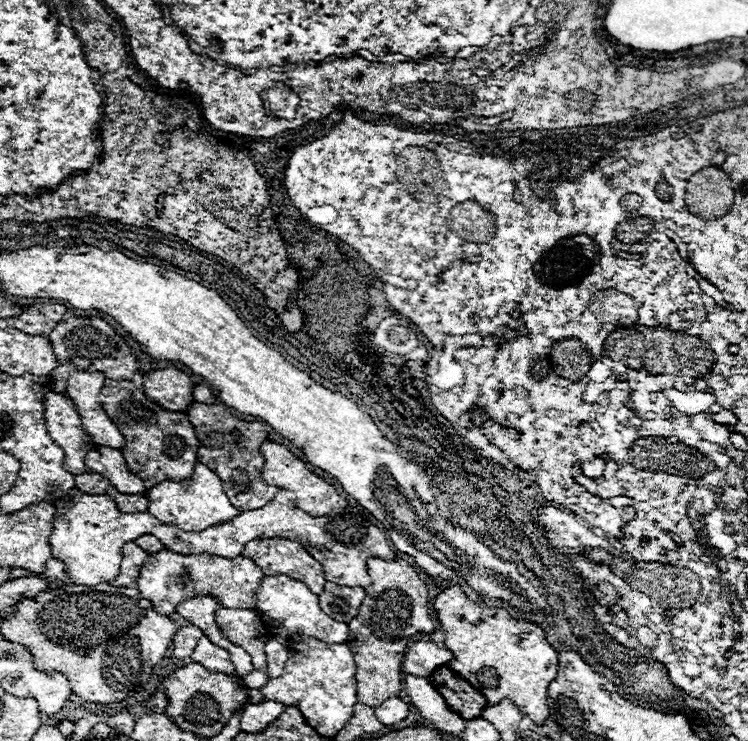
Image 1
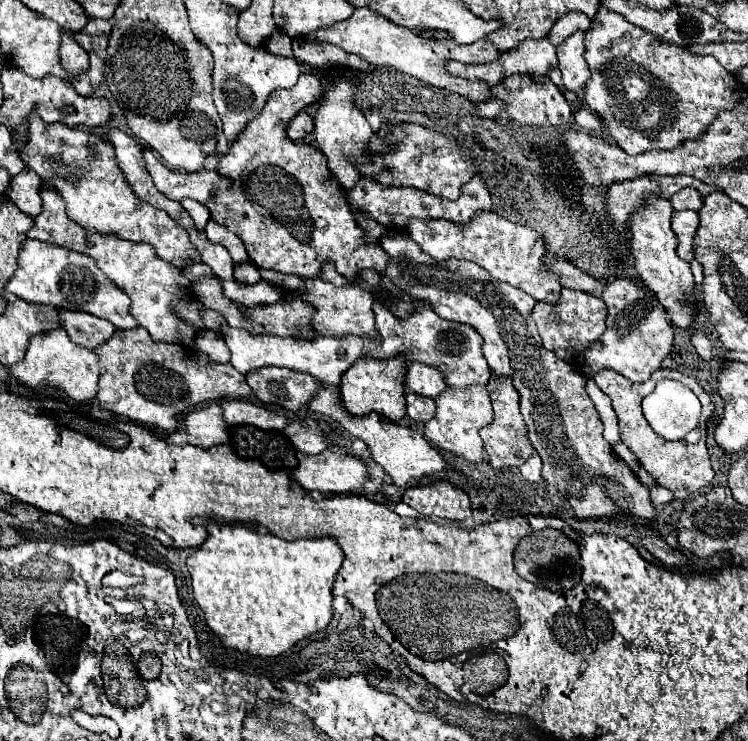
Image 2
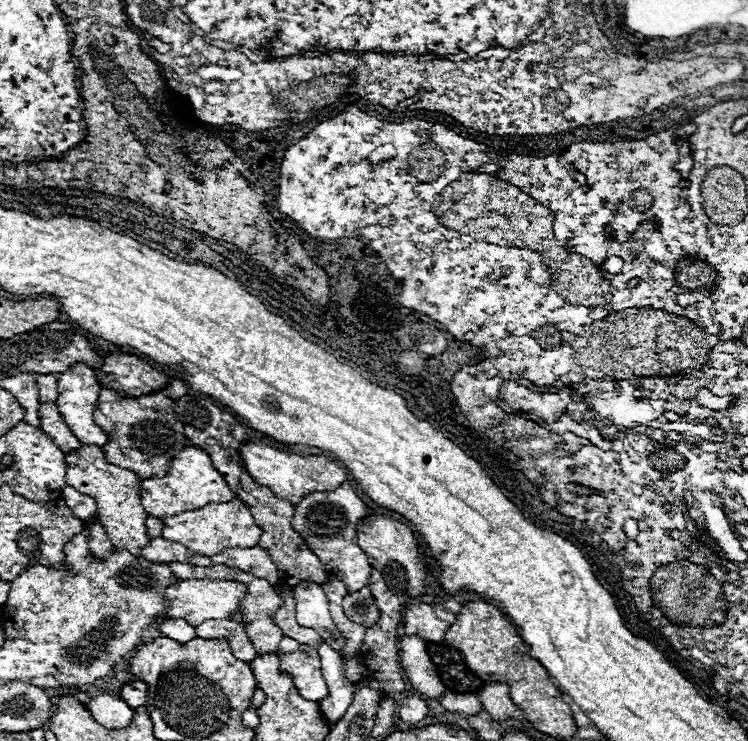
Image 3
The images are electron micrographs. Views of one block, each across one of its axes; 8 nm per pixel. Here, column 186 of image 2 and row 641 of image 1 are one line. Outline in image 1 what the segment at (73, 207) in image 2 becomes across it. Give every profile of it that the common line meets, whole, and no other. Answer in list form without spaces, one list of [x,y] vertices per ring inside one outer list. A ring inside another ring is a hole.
[[[224,608],[216,616],[220,618],[220,626],[228,630],[228,636],[232,638],[232,642],[248,650],[254,670],[264,670],[266,668],[264,644],[268,642],[270,634],[262,624],[258,612],[244,610],[244,608]]]

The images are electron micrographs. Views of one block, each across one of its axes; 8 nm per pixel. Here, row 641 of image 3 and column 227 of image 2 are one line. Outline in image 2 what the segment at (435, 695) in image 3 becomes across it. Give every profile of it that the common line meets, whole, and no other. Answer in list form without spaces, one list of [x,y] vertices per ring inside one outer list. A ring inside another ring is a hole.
[[[230,398],[222,402],[222,408],[226,412],[228,424],[252,424],[261,430],[282,431],[288,424],[288,418],[284,414],[276,414],[268,410],[262,404],[254,404],[250,400],[238,400]]]

